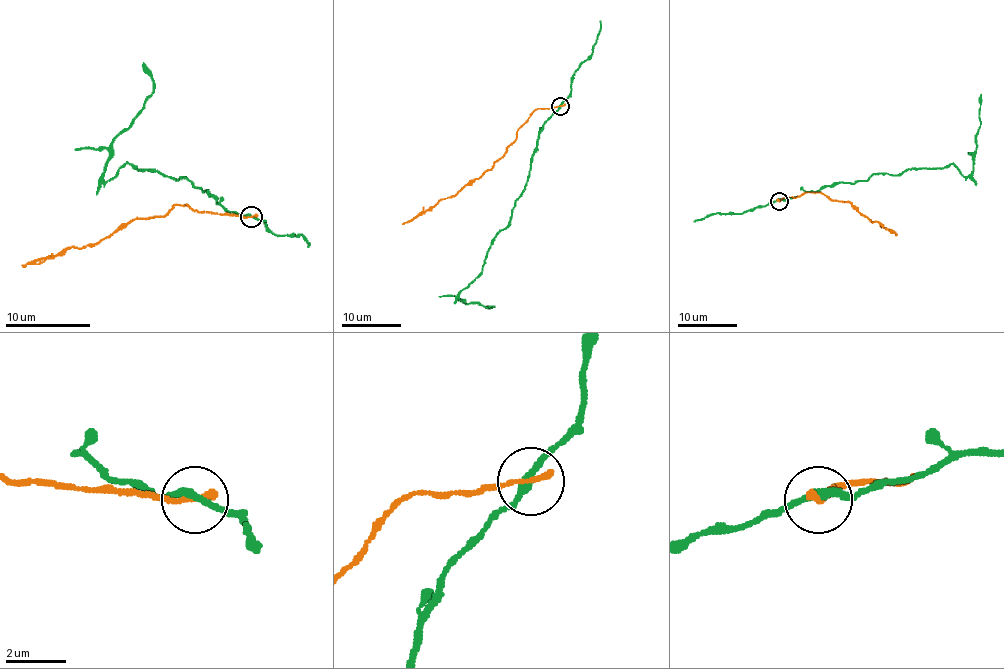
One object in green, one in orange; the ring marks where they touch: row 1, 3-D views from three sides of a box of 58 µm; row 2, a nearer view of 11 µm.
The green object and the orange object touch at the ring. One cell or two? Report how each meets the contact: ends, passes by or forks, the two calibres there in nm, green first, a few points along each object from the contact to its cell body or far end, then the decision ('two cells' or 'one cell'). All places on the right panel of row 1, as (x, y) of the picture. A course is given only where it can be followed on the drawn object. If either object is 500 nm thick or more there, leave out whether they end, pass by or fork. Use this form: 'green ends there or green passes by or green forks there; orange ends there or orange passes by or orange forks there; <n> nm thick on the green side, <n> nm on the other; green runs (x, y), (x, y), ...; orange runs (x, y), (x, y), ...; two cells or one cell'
green passes by; orange ends there; 260 nm thick on the green side, 240 nm on the other; green runs (779, 201), (840, 182), (865, 180), (874, 173), (949, 164), (967, 176), (980, 126), (980, 93); orange runs (779, 201), (799, 197), (804, 192), (820, 192), (830, 199), (848, 201), (871, 222), (877, 222), (896, 235); two cells

